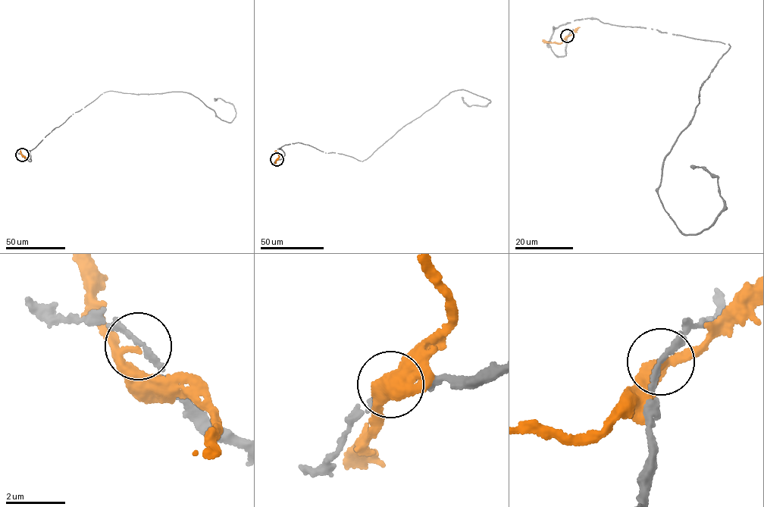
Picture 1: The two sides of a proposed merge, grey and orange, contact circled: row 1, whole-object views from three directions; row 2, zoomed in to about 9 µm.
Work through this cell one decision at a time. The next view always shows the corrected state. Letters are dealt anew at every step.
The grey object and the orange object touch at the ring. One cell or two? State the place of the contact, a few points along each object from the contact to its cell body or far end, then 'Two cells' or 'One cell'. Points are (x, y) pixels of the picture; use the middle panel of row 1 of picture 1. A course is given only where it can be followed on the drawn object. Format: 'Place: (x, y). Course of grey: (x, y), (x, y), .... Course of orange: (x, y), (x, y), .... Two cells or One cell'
Place: (277, 159). Course of grey: (276, 159), (284, 158), (279, 148), (298, 142), (362, 161), (452, 92), (490, 101), (469, 106), (461, 97). Course of orange: (276, 159), (279, 155), (275, 150). Two cells

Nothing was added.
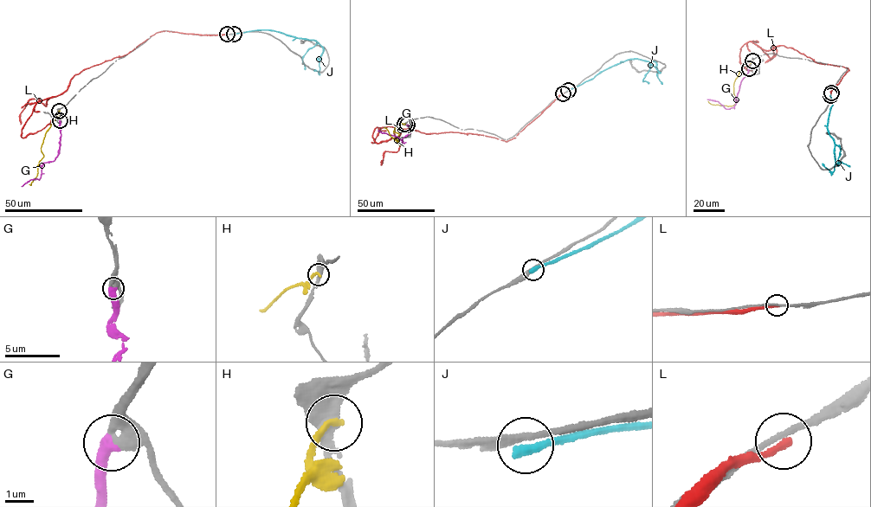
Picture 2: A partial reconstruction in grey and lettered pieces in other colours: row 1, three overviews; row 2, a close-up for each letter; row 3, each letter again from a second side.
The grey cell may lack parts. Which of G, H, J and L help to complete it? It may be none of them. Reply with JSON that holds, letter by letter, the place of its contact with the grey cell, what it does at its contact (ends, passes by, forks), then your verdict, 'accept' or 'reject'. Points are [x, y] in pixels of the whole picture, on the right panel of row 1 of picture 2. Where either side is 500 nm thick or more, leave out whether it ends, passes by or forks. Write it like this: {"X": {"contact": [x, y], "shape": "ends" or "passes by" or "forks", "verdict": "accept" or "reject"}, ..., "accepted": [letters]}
{"G": {"contact": [749, 68], "verdict": "accept"}, "H": {"contact": [752, 60], "shape": "ends", "verdict": "reject"}, "J": {"contact": [830, 95], "shape": "ends", "verdict": "reject"}, "L": {"contact": [831, 93], "shape": "ends", "verdict": "reject"}, "accepted": ["G"]}

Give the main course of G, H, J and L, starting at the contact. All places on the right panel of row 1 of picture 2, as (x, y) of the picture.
G: (749, 68), (741, 81), (734, 106), (725, 108), (718, 101), (707, 99)
H: (751, 60), (743, 66), (735, 80), (736, 103), (721, 105), (708, 101)
J: (830, 95), (833, 105), (827, 128), (835, 146), (834, 170), (830, 171), (822, 163)
L: (831, 93), (848, 67), (792, 48), (764, 50), (751, 41), (739, 55), (751, 71), (749, 65)

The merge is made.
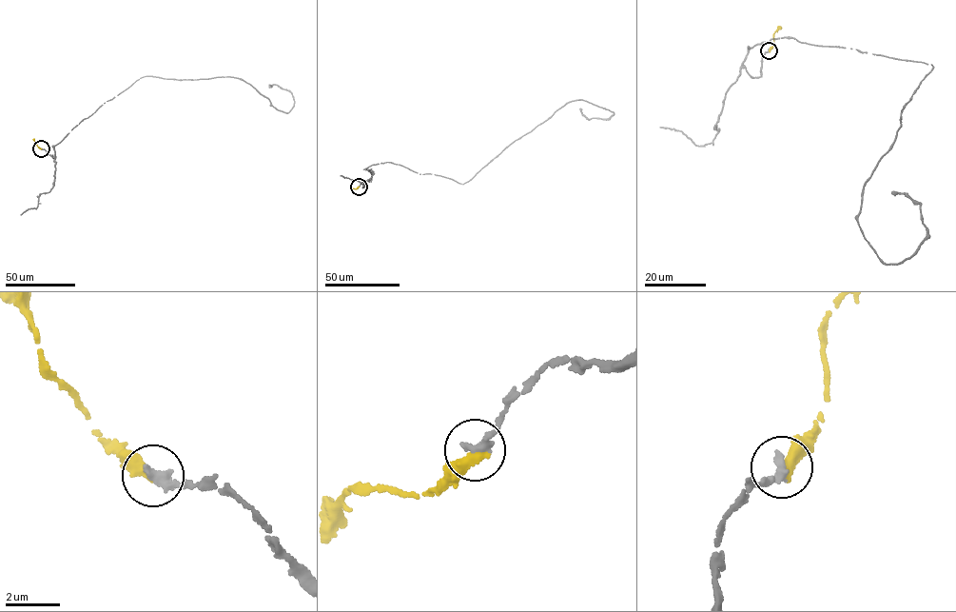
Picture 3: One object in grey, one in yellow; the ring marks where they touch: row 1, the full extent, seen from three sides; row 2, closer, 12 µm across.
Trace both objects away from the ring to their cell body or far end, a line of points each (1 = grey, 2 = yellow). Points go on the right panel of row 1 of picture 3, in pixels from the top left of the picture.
1: (769, 50), (750, 74), (781, 37), (934, 67), (864, 187), (894, 265), (926, 232), (891, 191)
2: (769, 50), (774, 42), (774, 33), (781, 28)

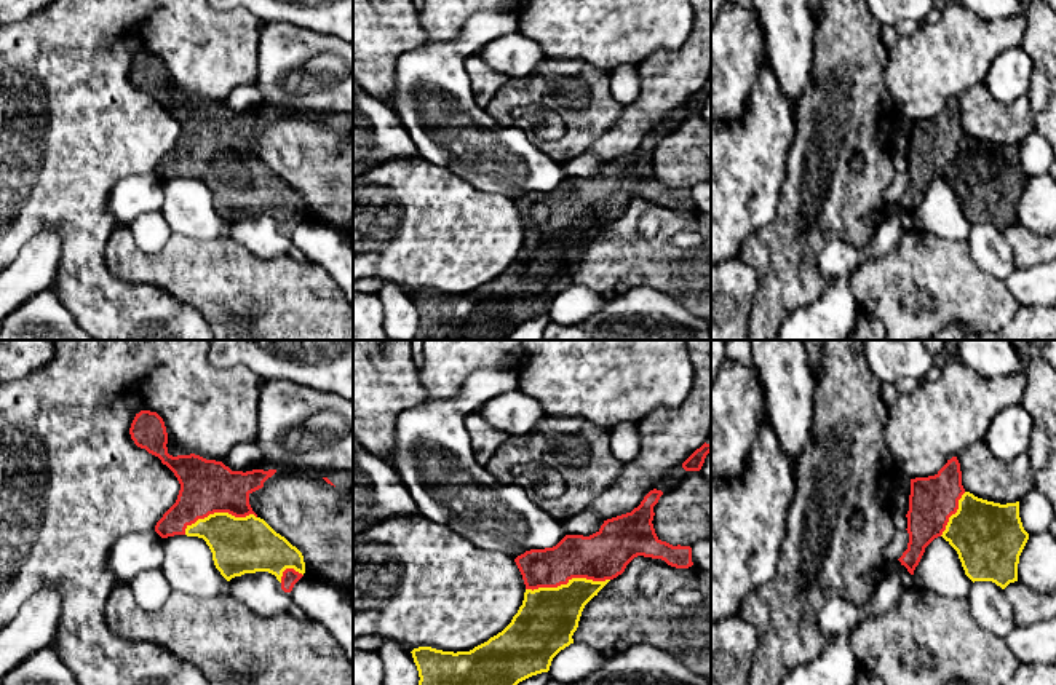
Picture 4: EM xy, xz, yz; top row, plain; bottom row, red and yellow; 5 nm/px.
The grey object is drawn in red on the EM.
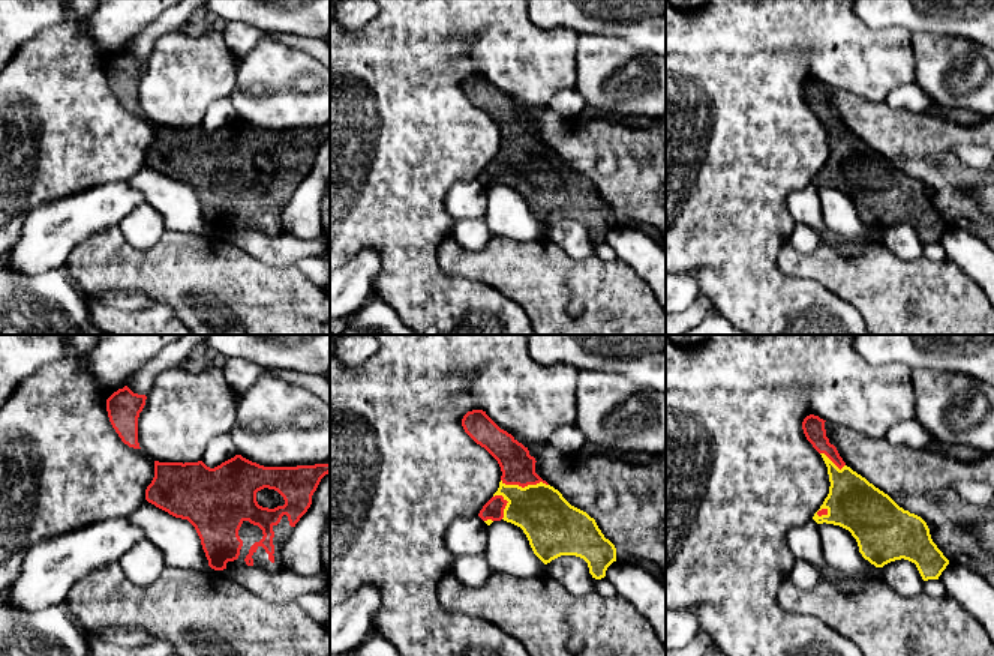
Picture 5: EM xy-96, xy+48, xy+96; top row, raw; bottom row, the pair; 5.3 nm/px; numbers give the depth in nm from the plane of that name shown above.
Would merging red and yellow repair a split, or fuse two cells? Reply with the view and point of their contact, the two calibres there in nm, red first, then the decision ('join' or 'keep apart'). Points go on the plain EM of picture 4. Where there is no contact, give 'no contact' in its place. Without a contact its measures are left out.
contact xz (567, 224); calibres 240 and 300 nm; join

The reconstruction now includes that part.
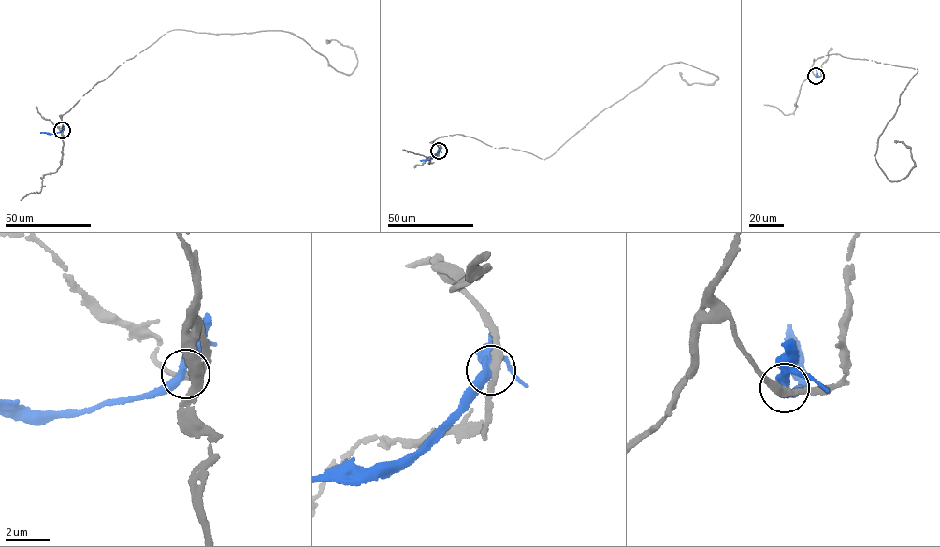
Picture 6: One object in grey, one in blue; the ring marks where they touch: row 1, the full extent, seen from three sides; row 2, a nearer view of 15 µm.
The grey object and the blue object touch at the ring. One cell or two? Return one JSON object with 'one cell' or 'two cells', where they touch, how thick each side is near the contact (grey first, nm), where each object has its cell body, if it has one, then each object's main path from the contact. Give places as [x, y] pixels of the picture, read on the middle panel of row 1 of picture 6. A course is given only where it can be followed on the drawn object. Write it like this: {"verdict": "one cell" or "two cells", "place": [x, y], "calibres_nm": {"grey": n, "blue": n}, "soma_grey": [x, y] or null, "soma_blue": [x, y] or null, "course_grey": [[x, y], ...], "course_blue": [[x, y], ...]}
{"verdict": "two cells", "place": [439, 151], "calibres_nm": {"grey": 320, "blue": 400}, "soma_grey": null, "soma_blue": null, "course_grey": [[439, 151], [432, 142], [459, 134], [544, 159], [666, 65], [682, 62], [718, 78], [689, 85], [679, 72]], "course_blue": [[439, 151], [432, 158], [420, 160]]}

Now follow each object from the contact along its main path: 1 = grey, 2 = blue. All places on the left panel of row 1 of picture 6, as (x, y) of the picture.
1: (62, 131), (61, 117), (84, 94), (167, 32), (282, 30), (337, 70), (352, 73), (354, 50), (326, 43)
2: (62, 131), (49, 134), (40, 132)

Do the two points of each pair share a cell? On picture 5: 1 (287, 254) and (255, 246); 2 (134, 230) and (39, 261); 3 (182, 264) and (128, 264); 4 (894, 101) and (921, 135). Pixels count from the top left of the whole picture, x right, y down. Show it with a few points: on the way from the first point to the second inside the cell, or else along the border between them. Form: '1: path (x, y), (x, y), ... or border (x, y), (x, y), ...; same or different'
1: path (279, 248), (263, 246); same
2: border (144, 201), (119, 224); different
3: path (168, 264), (141, 264); same
4: border (883, 102), (892, 108), (930, 113); different

